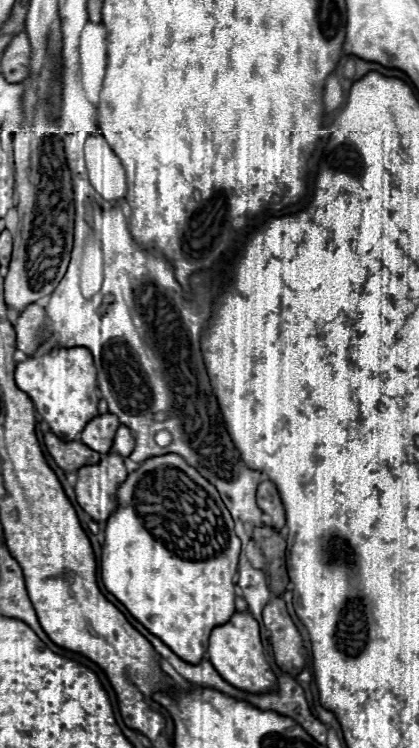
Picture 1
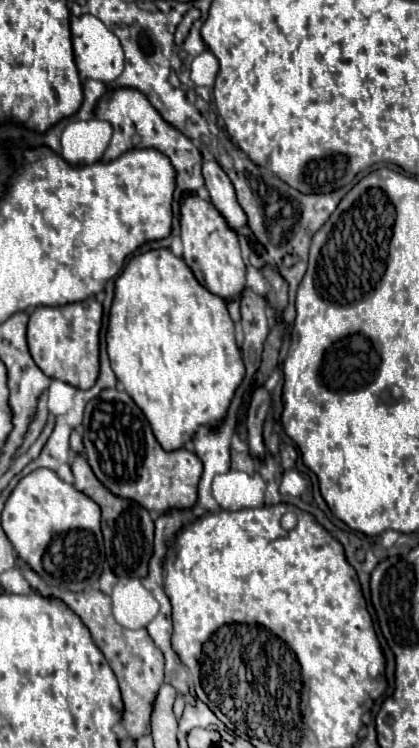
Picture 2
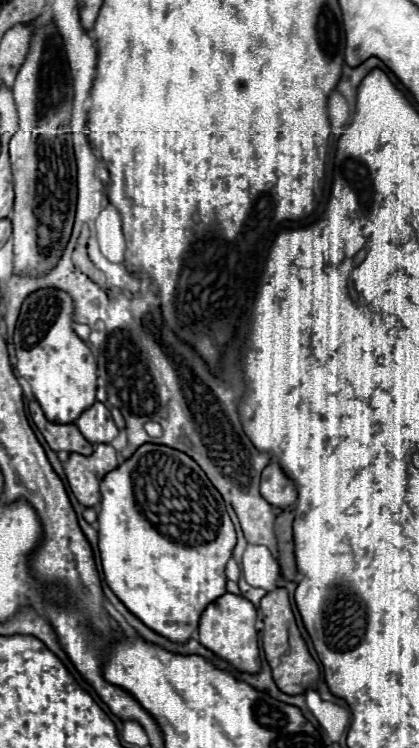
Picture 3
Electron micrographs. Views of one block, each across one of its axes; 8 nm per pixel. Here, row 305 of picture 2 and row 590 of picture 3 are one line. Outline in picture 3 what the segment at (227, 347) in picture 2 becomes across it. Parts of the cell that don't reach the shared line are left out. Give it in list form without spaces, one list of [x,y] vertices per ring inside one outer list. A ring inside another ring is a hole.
[[[142,444],[110,476],[102,478],[100,492],[98,548],[110,590],[148,628],[172,642],[186,642],[198,628],[202,610],[226,594],[224,568],[236,546],[236,532],[222,496],[190,456],[162,444]]]

